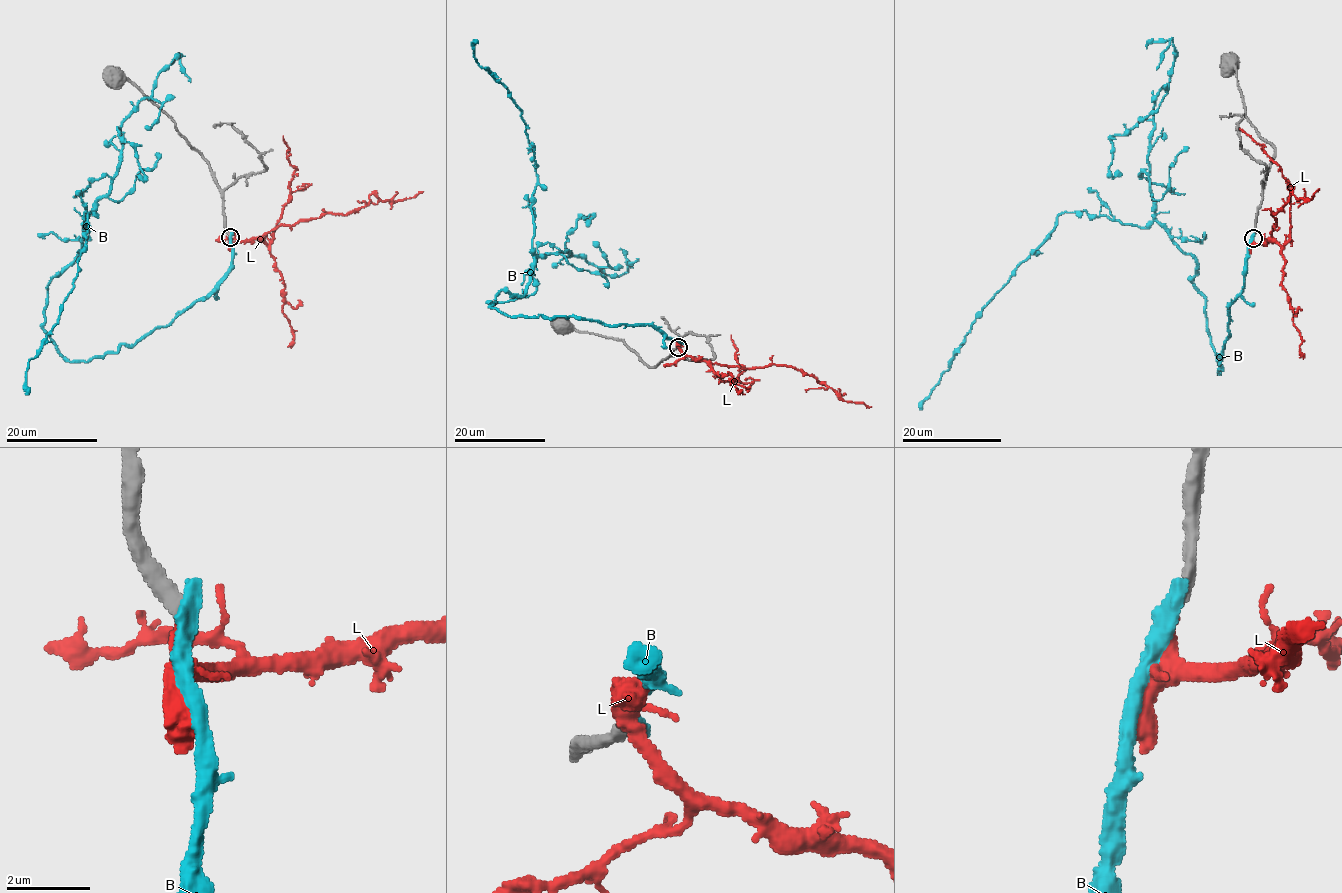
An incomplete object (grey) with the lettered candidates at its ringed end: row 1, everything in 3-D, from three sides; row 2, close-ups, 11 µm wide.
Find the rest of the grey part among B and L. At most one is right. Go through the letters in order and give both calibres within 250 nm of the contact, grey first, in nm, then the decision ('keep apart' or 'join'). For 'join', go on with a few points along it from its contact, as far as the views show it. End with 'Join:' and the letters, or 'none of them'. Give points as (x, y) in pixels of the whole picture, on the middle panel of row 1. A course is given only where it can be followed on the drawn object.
B: 400/480 nm | keep apart
L: 360/320 nm | join | via (678, 347), (711, 363), (794, 367), (824, 382), (845, 401), (871, 406)
Join: L

